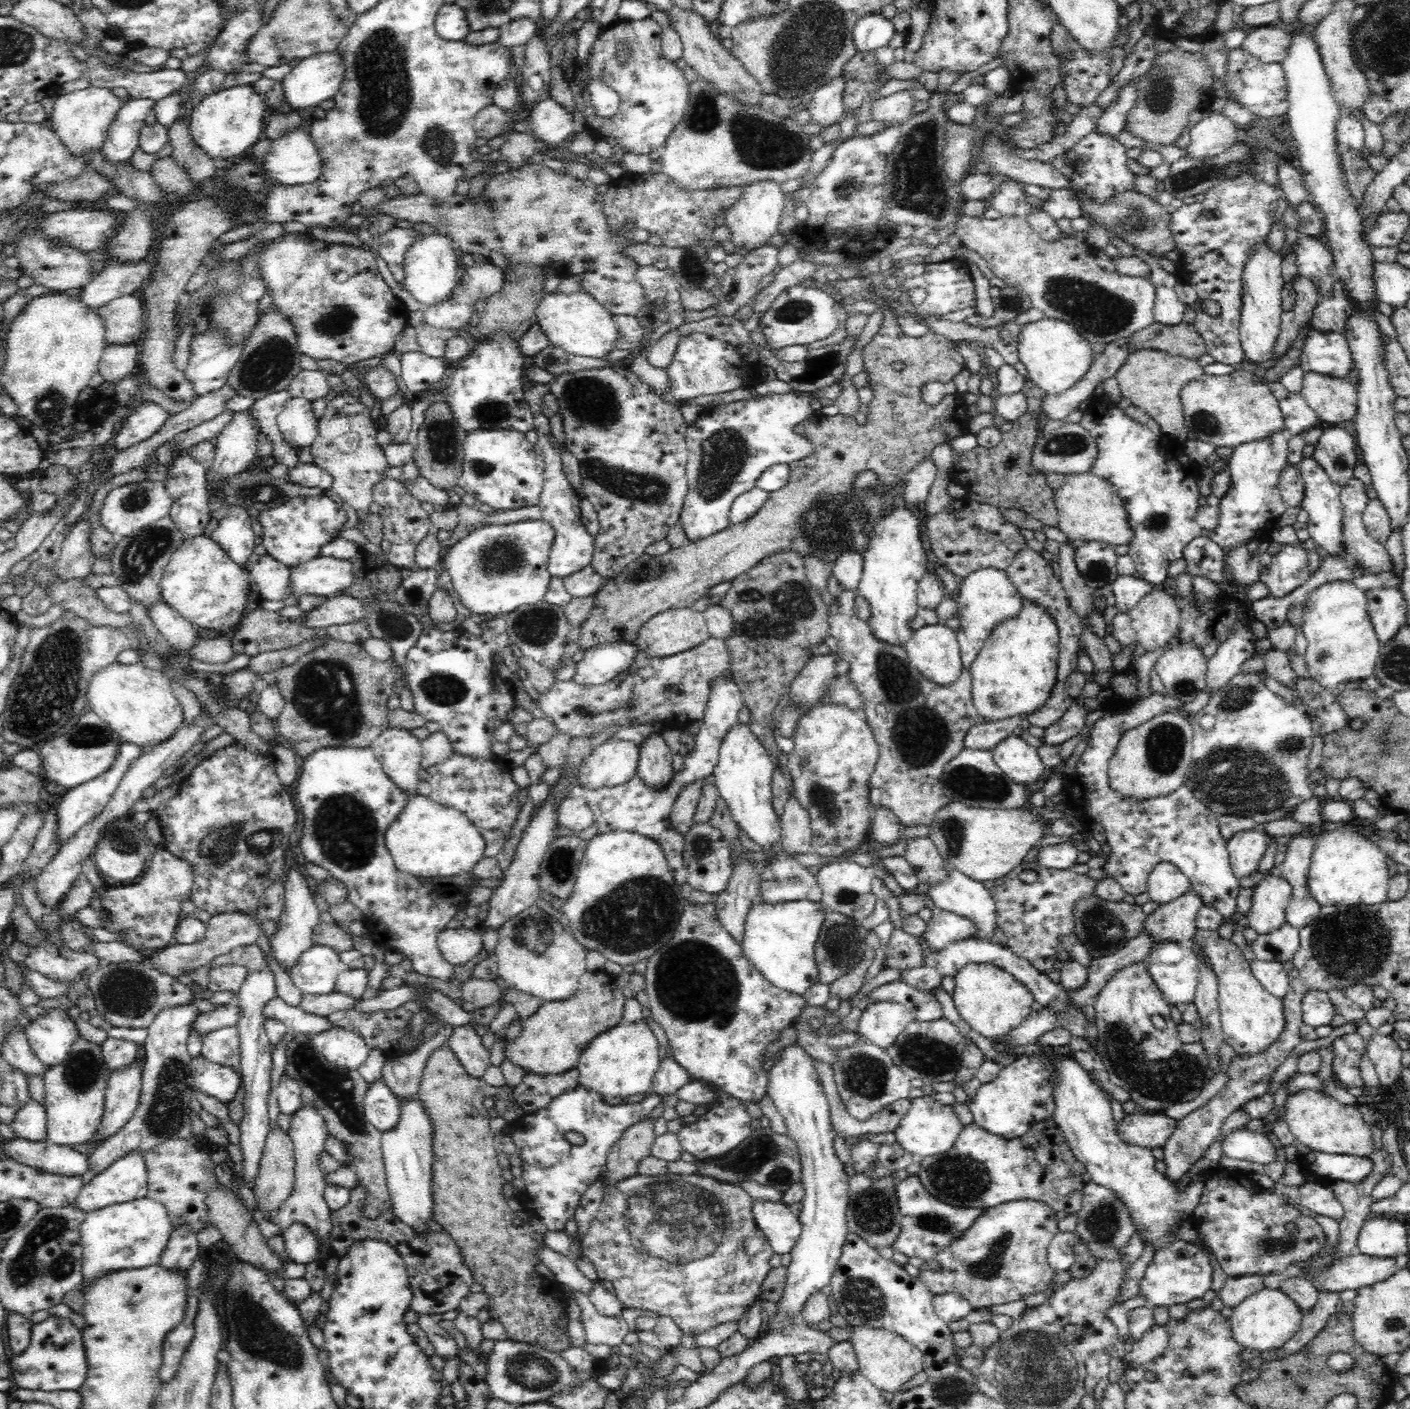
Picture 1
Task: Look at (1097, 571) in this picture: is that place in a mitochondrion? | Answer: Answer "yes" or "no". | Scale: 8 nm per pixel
yes

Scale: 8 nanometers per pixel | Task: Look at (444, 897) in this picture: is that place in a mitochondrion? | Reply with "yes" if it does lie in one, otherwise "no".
no

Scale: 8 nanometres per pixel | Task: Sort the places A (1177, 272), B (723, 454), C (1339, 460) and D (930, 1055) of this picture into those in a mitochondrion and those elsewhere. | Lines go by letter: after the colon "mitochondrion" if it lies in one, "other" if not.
A: other
B: mitochondrion
C: mitochondrion
D: mitochondrion

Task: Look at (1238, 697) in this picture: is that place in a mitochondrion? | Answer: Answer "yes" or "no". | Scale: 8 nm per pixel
yes

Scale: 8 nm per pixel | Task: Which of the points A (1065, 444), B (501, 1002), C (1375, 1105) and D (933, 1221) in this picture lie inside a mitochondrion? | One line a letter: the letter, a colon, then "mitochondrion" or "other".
A: mitochondrion
B: other
C: other
D: mitochondrion

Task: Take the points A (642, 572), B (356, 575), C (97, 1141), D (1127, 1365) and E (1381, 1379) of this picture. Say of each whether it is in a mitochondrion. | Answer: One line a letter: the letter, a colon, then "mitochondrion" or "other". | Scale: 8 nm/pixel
A: mitochondrion
B: other
C: other
D: other
E: mitochondrion

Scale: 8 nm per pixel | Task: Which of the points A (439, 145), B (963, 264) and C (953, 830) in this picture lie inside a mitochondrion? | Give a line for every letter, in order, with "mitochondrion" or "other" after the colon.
A: mitochondrion
B: other
C: mitochondrion

